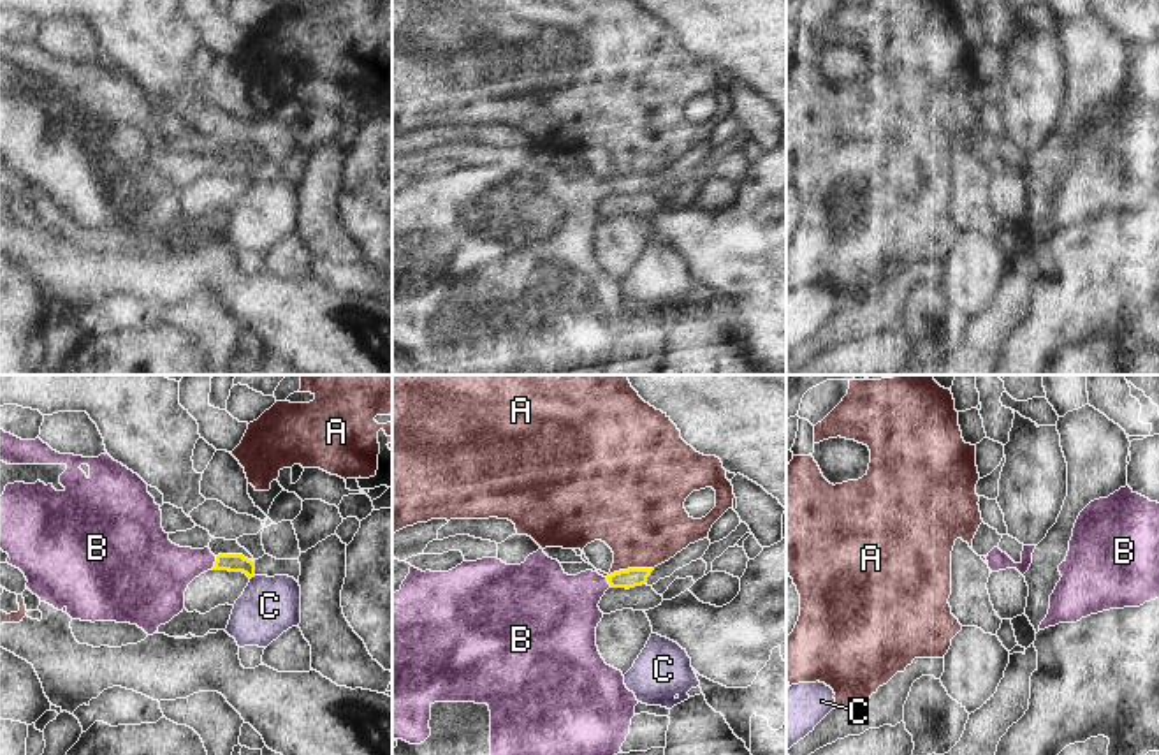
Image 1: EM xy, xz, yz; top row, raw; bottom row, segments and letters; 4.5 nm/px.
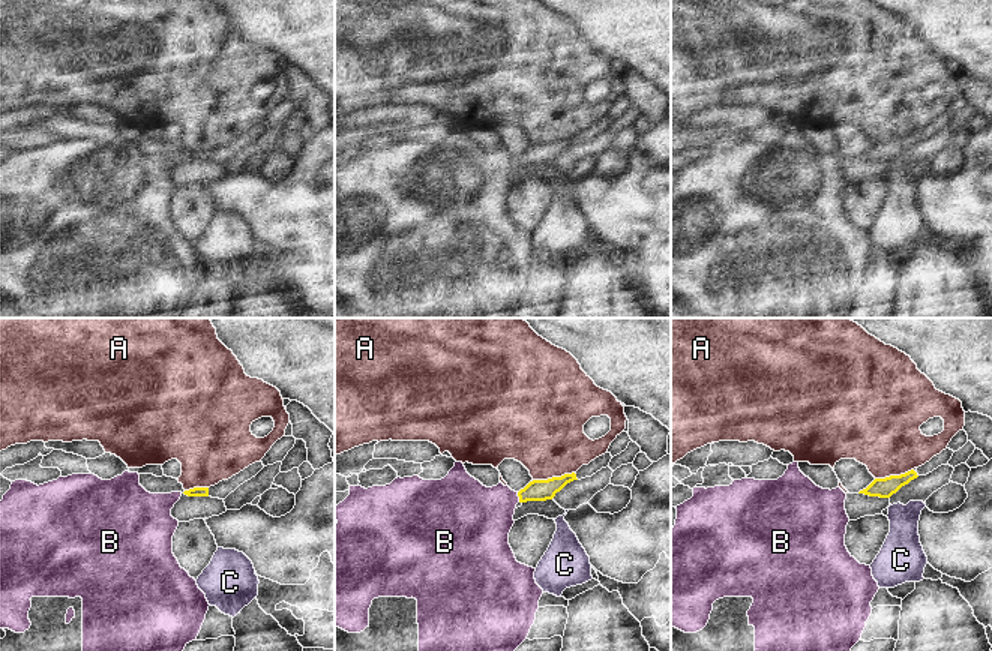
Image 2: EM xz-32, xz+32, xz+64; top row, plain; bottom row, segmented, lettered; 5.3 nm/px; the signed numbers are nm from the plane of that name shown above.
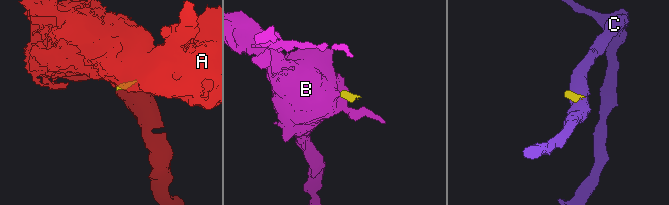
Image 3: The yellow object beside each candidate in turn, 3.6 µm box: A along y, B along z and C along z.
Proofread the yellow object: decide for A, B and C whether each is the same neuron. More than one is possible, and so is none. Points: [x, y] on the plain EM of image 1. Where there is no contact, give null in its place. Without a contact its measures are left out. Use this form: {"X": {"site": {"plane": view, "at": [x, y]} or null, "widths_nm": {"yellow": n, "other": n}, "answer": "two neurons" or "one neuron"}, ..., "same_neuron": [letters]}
{"A": {"site": {"plane": "xz", "at": [628, 175]}, "widths_nm": {"yellow": 90, "other": 400}, "answer": "two neurons"}, "B": {"site": {"plane": "xy", "at": [215, 169]}, "widths_nm": {"yellow": 80, "other": 280}, "answer": "one neuron"}, "C": {"site": {"plane": "xy", "at": [252, 182]}, "widths_nm": {"yellow": 80, "other": 280}, "answer": "two neurons"}, "same_neuron": ["B"]}

